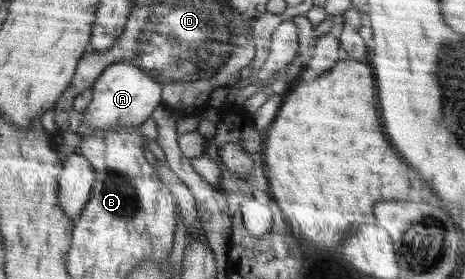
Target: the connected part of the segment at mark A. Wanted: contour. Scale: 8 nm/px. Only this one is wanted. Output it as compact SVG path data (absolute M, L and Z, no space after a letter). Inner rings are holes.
M120 60L109 65L93 83L92 100L85 111L80 113L81 120L90 125L90 132L114 130L128 126L140 126L151 117L152 112L161 105L162 86L149 74L143 72L132 62Z

